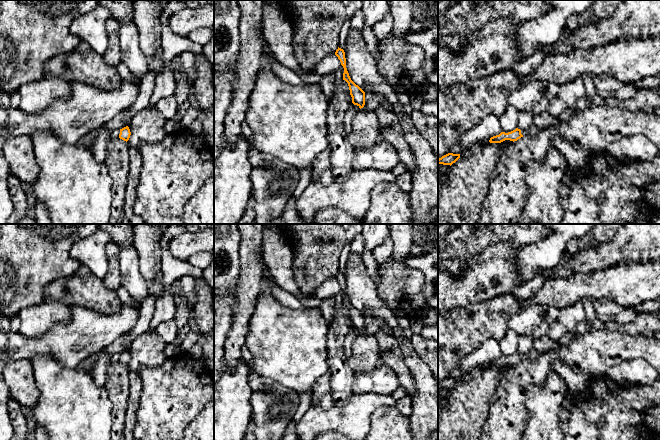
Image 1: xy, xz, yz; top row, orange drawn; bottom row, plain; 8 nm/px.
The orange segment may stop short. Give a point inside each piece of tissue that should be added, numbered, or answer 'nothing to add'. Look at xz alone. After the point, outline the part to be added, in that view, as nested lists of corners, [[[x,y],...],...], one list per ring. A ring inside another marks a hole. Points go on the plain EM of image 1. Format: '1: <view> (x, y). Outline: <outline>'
nothing to add

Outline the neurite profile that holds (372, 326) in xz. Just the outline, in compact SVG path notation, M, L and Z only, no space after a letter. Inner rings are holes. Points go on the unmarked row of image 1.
M369 312L364 314L365 316L365 329L361 333L375 335L377 332L385 332L391 334L391 328L382 321L377 321L371 317Z

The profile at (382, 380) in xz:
M381 363L369 372L355 372L353 392L390 396L399 387L398 376L388 365Z

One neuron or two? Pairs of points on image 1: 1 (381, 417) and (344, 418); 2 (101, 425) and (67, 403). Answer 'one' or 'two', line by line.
1: two
2: one

